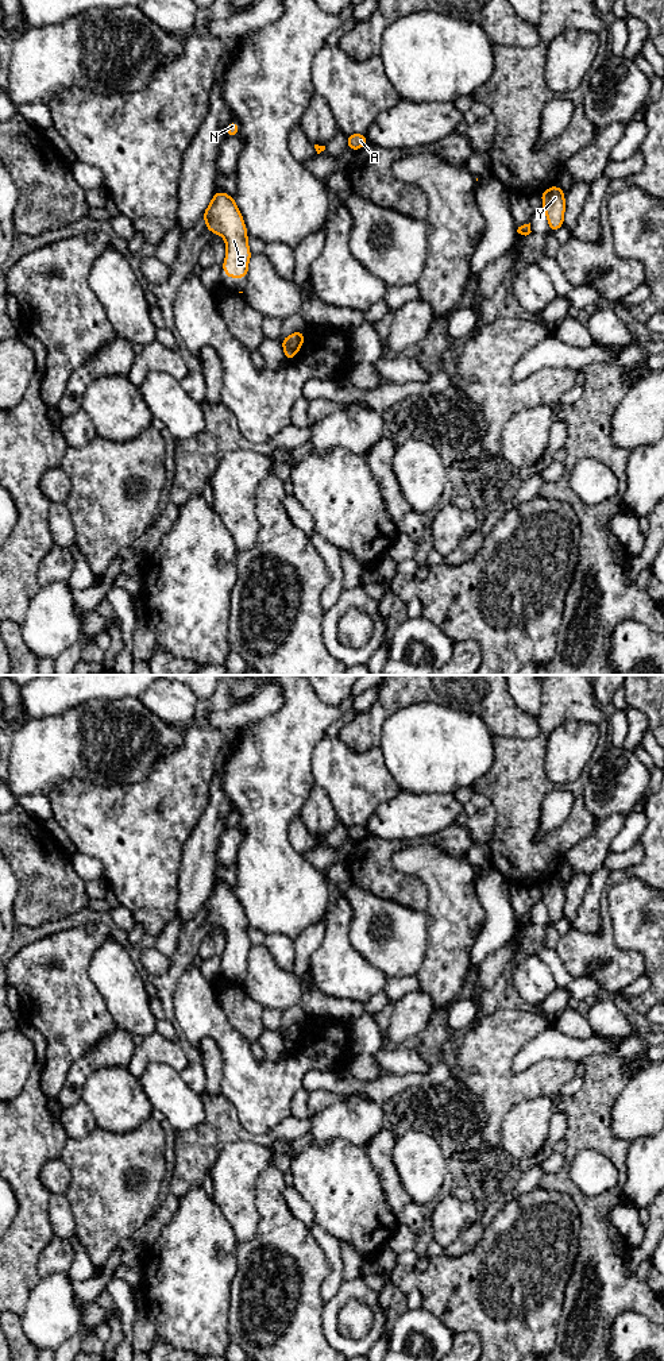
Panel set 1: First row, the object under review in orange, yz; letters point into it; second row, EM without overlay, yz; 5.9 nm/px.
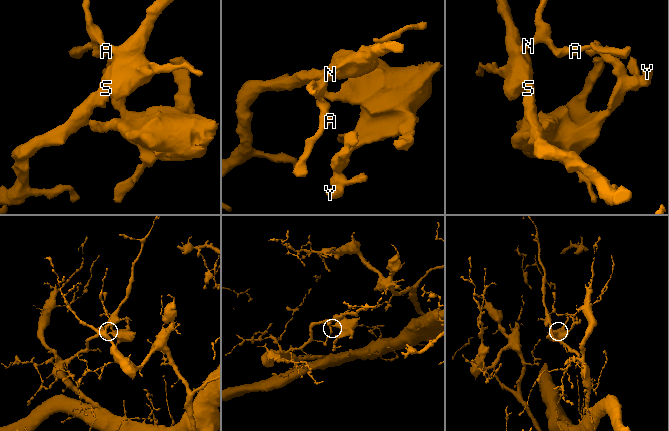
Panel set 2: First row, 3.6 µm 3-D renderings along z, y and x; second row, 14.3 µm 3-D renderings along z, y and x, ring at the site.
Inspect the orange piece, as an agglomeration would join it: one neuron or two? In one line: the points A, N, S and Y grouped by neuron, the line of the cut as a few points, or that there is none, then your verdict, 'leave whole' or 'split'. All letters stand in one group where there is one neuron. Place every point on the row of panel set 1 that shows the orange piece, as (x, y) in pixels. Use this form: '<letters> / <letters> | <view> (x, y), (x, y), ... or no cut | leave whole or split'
A N S / Y | yz (284, 346), (296, 353) | split

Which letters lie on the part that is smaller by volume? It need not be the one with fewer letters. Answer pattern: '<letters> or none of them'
Y

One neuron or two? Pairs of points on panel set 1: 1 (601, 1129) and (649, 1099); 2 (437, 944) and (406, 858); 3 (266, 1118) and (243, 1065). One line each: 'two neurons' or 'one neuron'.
1: two neurons
2: one neuron
3: one neuron

